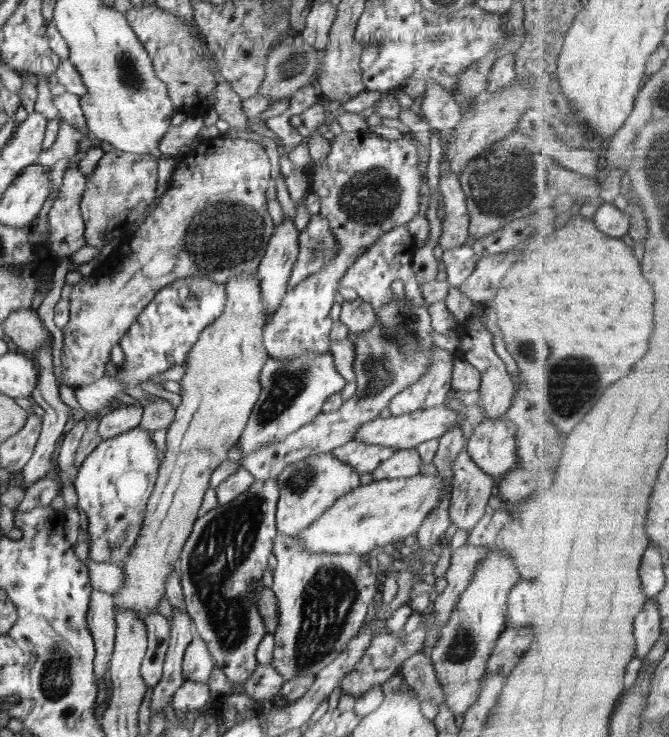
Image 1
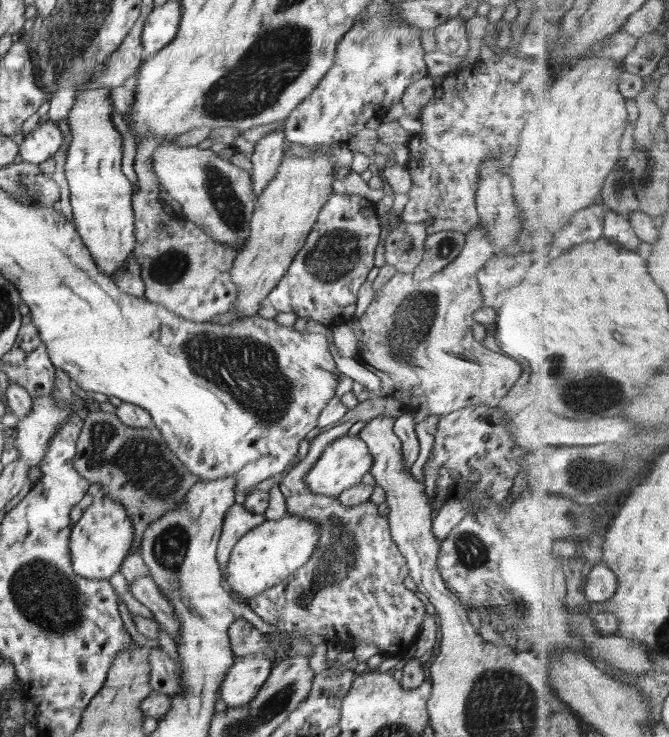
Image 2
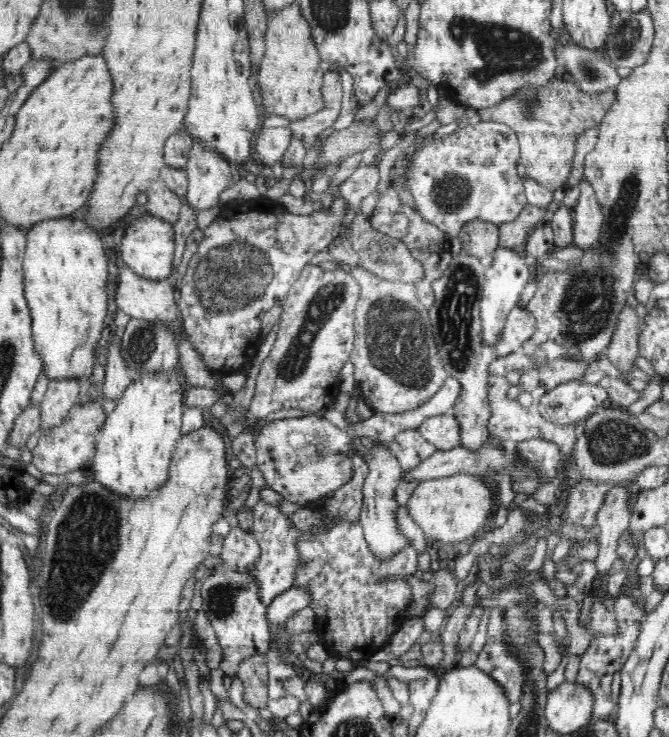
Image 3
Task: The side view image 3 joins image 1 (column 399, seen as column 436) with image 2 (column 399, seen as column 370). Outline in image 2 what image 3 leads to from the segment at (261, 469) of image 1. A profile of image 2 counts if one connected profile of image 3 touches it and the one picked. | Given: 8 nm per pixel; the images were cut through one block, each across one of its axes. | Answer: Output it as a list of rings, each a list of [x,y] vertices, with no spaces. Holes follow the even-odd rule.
[[[481,222],[465,234],[463,249],[449,265],[422,280],[416,280],[412,273],[397,272],[374,293],[374,299],[359,318],[362,338],[357,344],[356,360],[378,375],[381,394],[398,400],[405,409],[418,411],[428,408],[432,415],[446,415],[470,406],[499,407],[499,403],[518,382],[524,369],[510,356],[486,349],[472,335],[472,324],[475,322],[472,316],[483,306],[476,273],[494,256],[494,252],[491,238]]]

